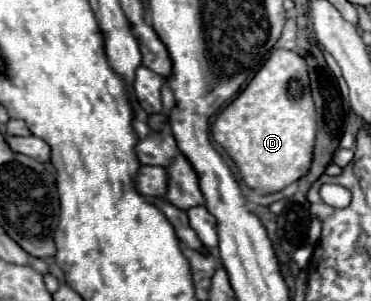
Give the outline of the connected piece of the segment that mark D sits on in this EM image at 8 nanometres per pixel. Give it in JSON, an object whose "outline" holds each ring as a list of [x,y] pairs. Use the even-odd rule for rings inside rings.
{"outline":[[[275,49],[251,83],[217,115],[211,135],[233,159],[241,179],[251,189],[277,193],[309,171],[315,129],[305,59],[293,51]]]}

